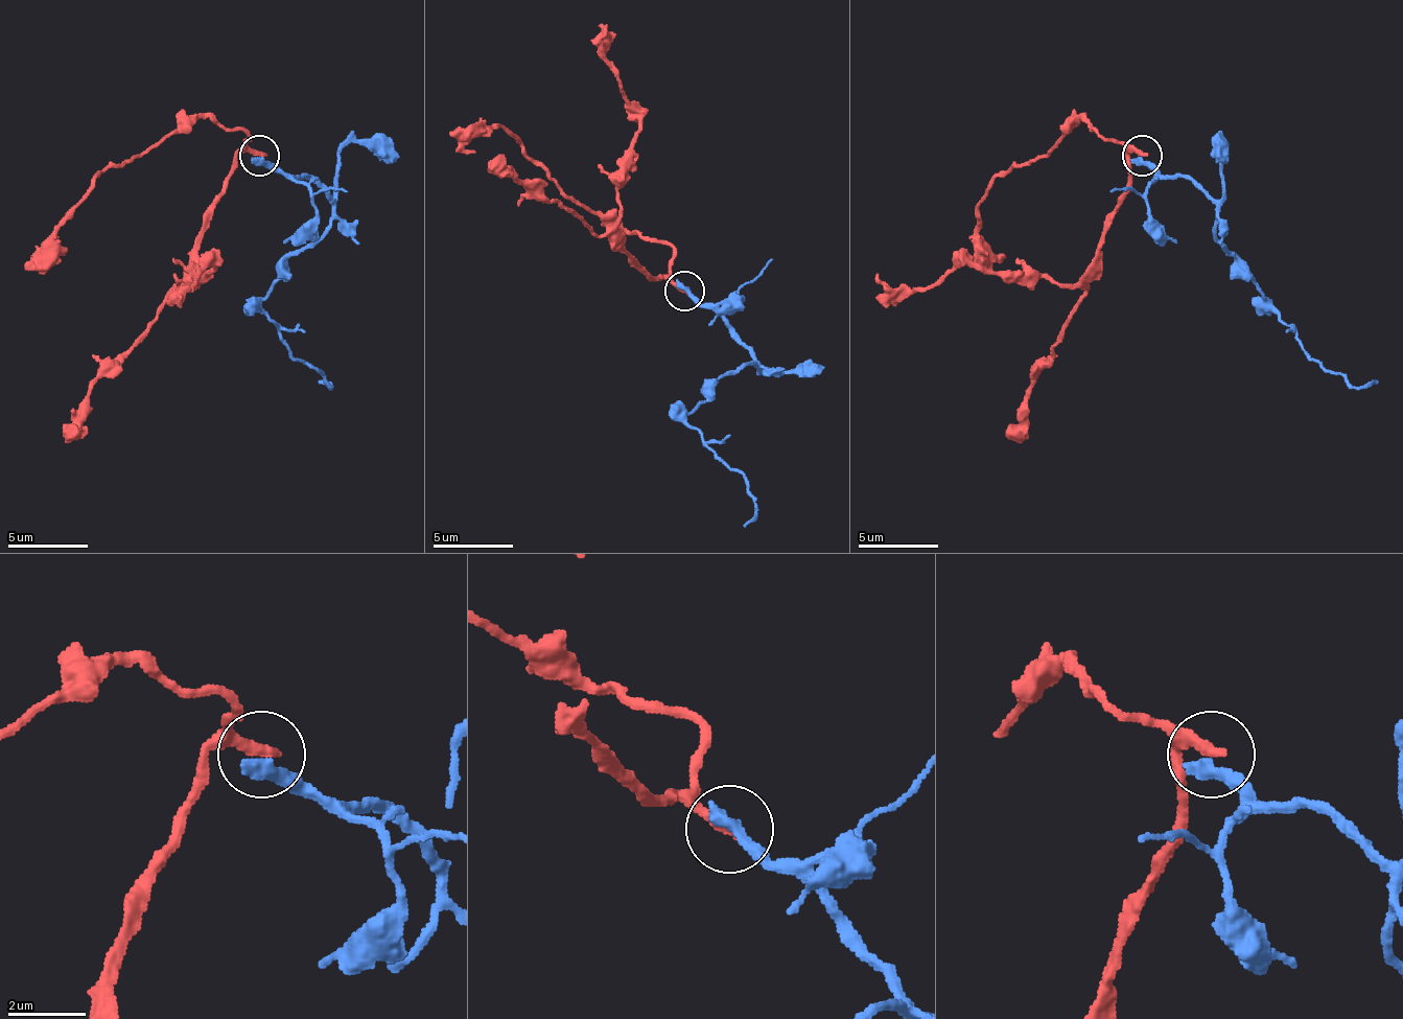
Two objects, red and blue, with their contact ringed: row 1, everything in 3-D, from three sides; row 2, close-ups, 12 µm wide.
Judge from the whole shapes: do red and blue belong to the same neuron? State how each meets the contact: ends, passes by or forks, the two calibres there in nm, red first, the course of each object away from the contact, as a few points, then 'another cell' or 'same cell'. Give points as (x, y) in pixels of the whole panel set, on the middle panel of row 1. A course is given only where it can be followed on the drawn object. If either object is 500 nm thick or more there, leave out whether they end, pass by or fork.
red ends there; blue ends there; 360 nm thick on the red side, 440 nm on the other; red runs (685, 292), (653, 279), (625, 251), (617, 224), (622, 159), (637, 119), (598, 26); blue runs (685, 292), (714, 311), (757, 364), (746, 364), (709, 388), (685, 416), (746, 480), (753, 516), (742, 525); another cell

